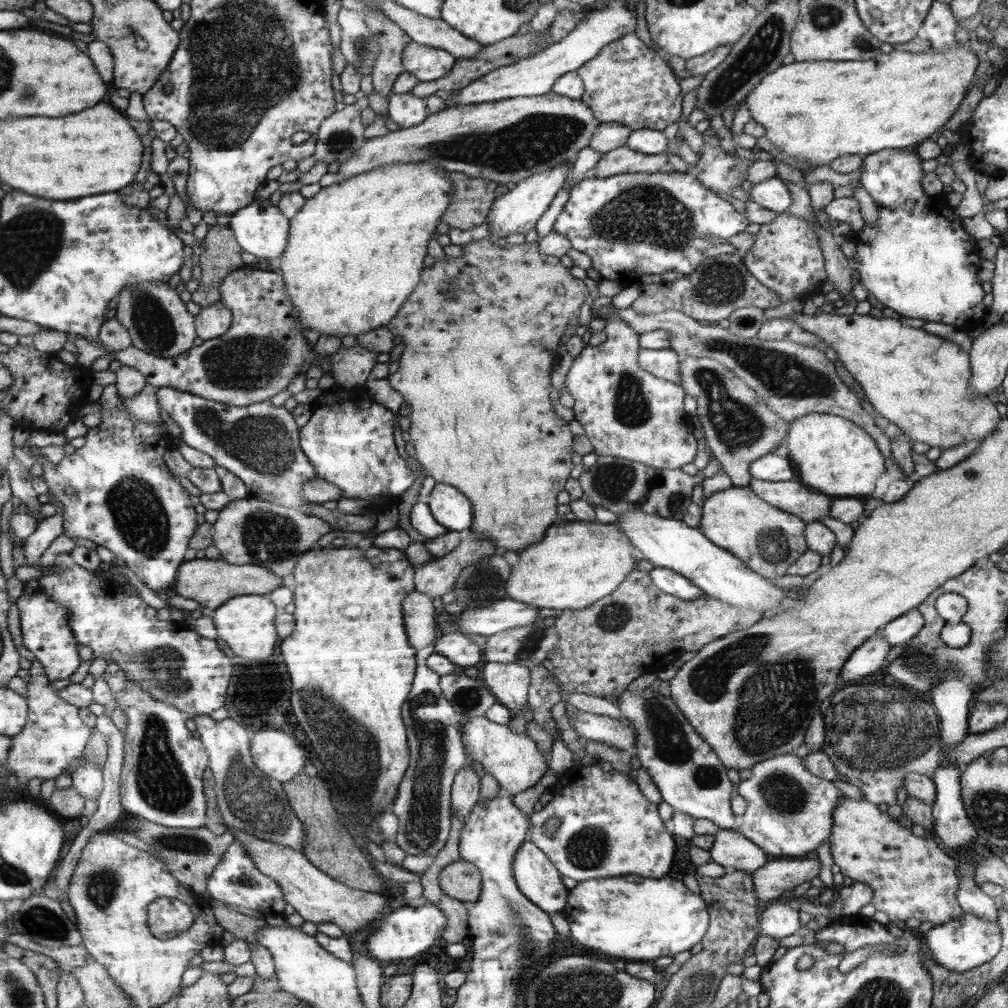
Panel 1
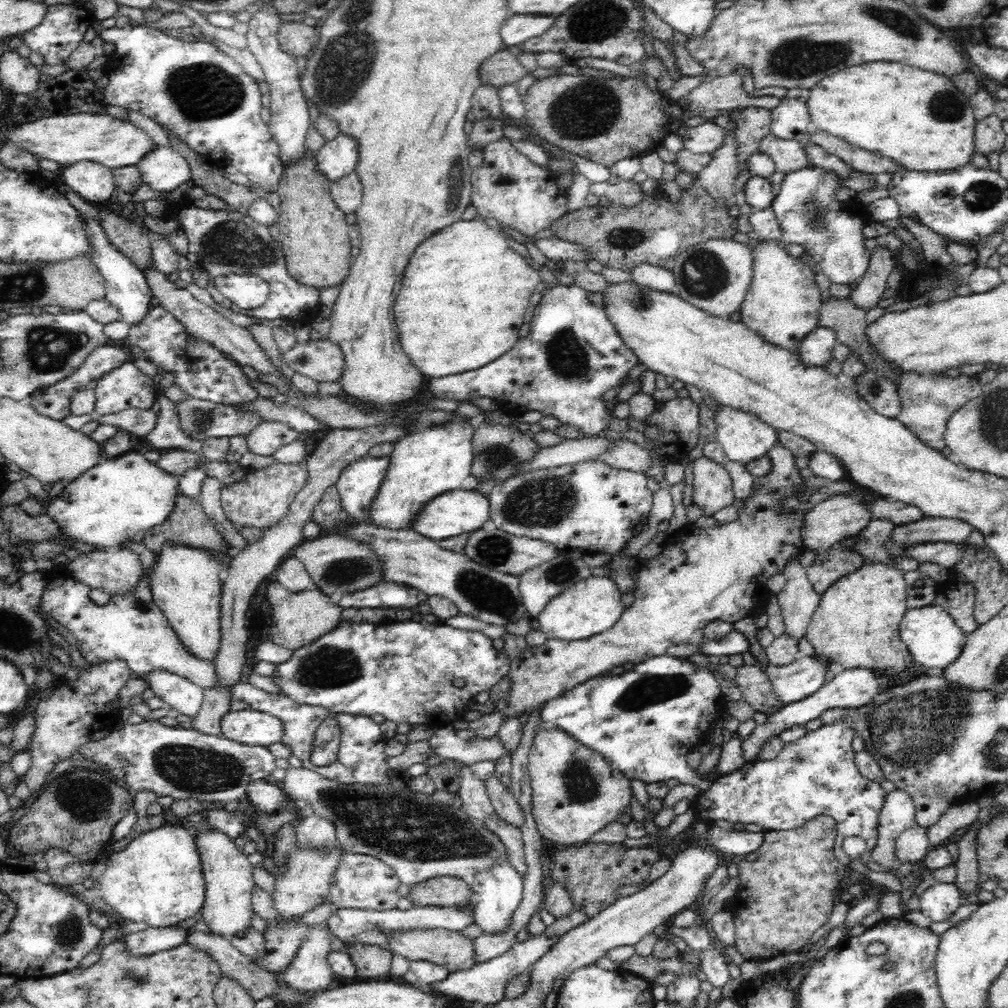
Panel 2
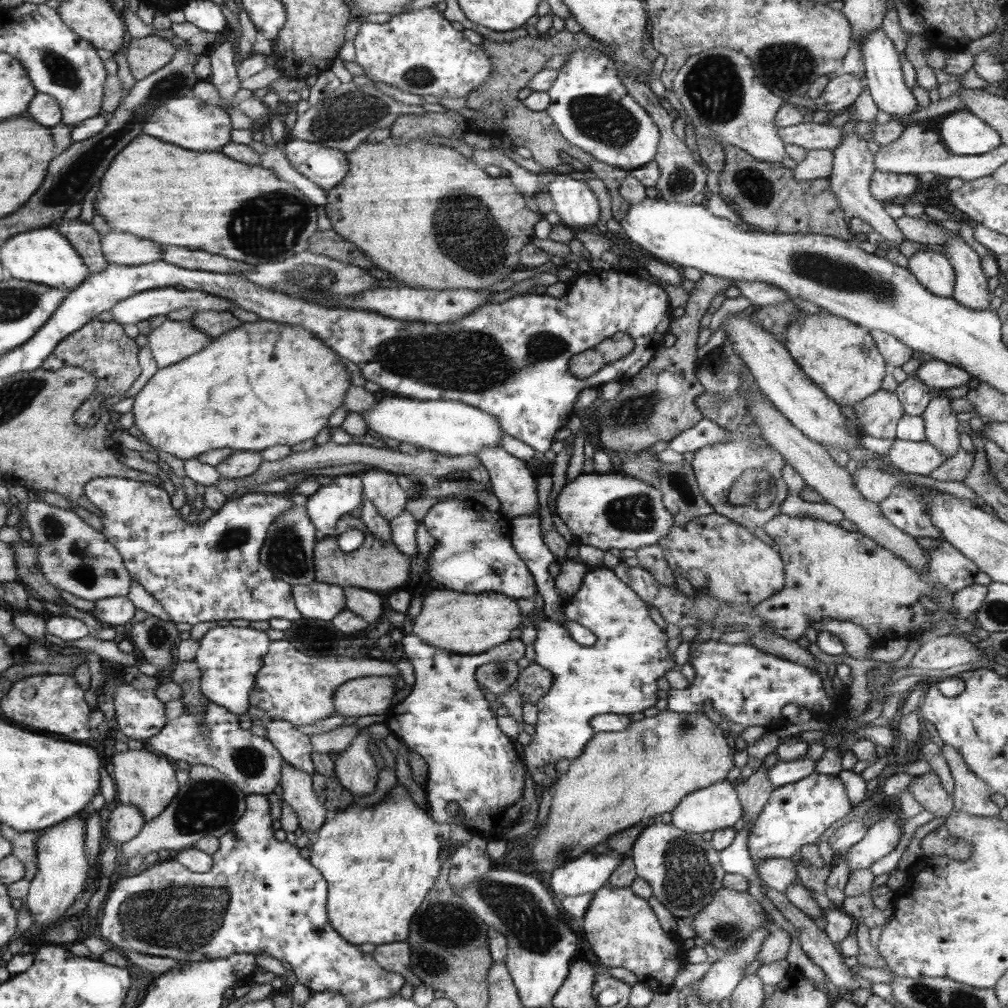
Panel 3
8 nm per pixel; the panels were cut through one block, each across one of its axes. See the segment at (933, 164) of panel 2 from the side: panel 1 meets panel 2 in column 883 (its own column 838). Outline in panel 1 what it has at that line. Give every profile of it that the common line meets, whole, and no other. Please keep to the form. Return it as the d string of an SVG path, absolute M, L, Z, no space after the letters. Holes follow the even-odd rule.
M966 42L964 44L956 44L954 48L946 50L946 52L944 50L935 52L929 49L928 52L912 54L912 52L892 50L890 54L878 54L876 60L868 61L795 61L787 66L781 65L774 73L768 74L760 84L750 91L750 94L747 94L743 103L748 106L752 119L766 127L765 137L773 145L776 145L778 151L802 159L802 161L808 161L810 165L822 166L827 164L830 166L830 164L833 164L834 159L845 154L862 155L864 157L865 155L877 153L880 150L912 148L917 143L925 141L936 130L940 130L950 120L955 111L959 109L961 102L969 92L968 88L970 88L972 81L979 78L983 69L984 67L979 64L977 54L970 48L970 44L966 44Z

